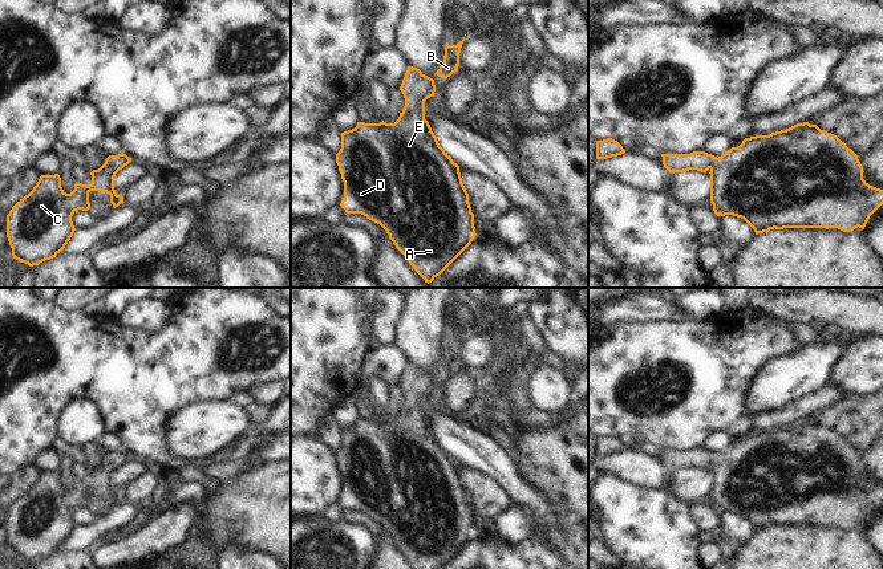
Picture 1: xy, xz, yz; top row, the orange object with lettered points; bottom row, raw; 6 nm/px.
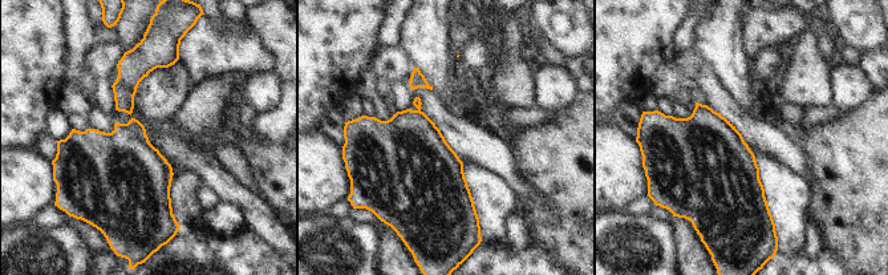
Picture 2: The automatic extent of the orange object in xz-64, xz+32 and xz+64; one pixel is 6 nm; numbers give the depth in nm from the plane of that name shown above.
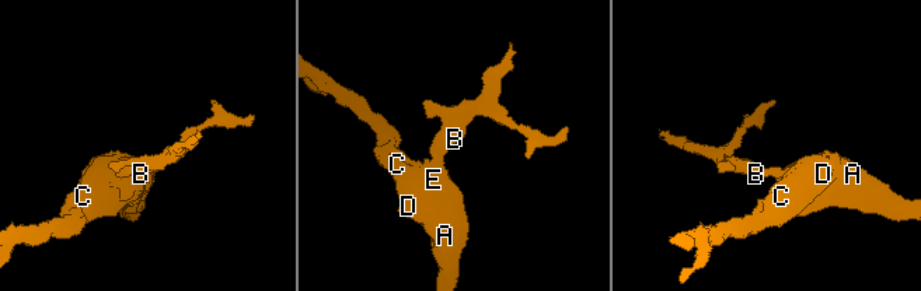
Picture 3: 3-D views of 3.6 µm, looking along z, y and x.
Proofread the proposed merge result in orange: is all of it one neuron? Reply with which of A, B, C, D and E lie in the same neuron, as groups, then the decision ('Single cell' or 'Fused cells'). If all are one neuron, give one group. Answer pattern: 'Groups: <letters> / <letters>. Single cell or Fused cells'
Groups: A B C D E. Single cell

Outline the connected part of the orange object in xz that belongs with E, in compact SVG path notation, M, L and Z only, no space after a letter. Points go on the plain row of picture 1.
M408 363L400 387L405 403L394 420L357 419L355 426L341 430L341 446L336 451L336 460L344 479L344 495L340 503L347 511L361 511L380 521L416 569L443 569L477 533L474 511L459 463L440 443L425 416L425 398L434 394L434 377L420 366Z

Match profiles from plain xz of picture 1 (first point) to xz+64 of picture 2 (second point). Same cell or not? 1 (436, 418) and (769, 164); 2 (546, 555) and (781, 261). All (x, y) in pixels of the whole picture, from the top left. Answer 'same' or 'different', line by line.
1: different
2: same

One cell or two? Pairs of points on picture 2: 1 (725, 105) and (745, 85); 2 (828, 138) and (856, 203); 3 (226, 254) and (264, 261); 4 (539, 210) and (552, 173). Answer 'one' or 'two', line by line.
1: two
2: one
3: one
4: one

